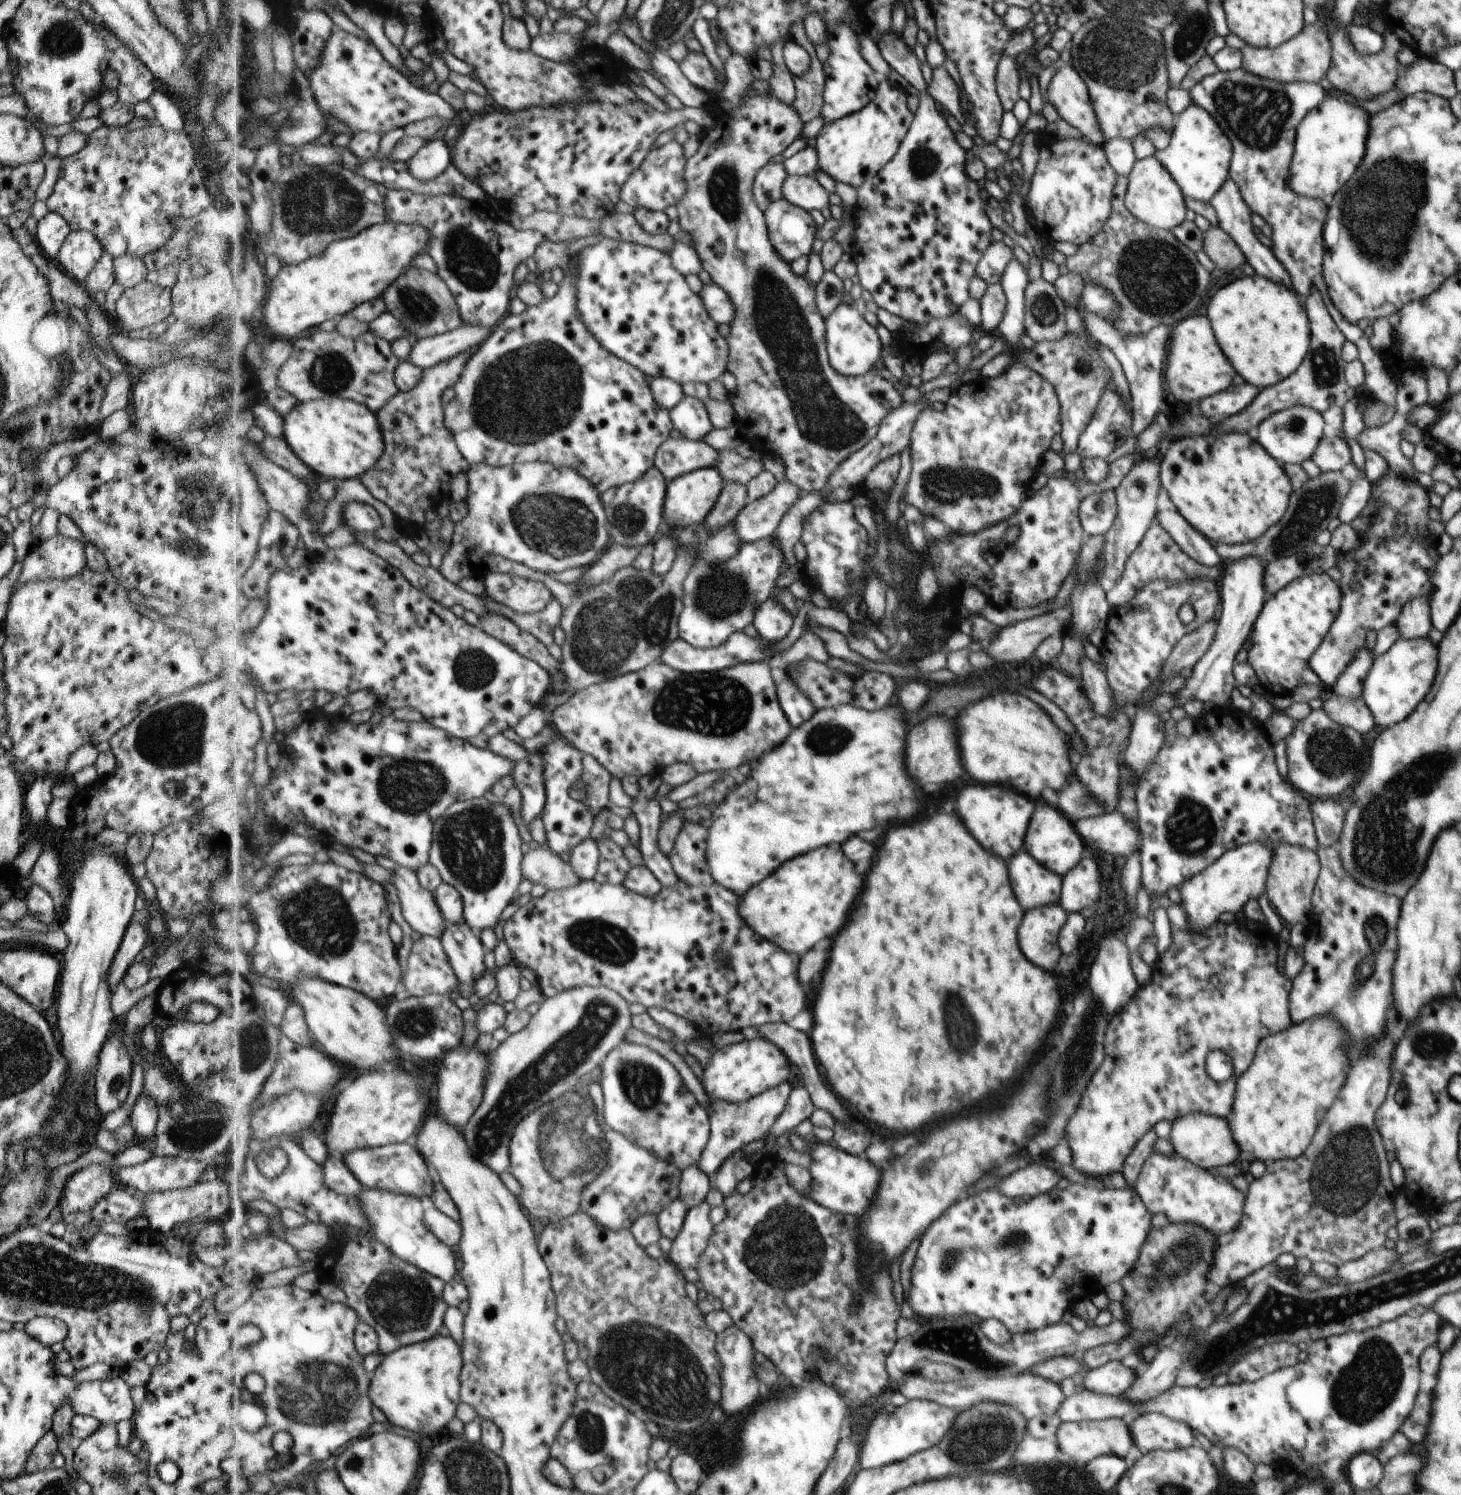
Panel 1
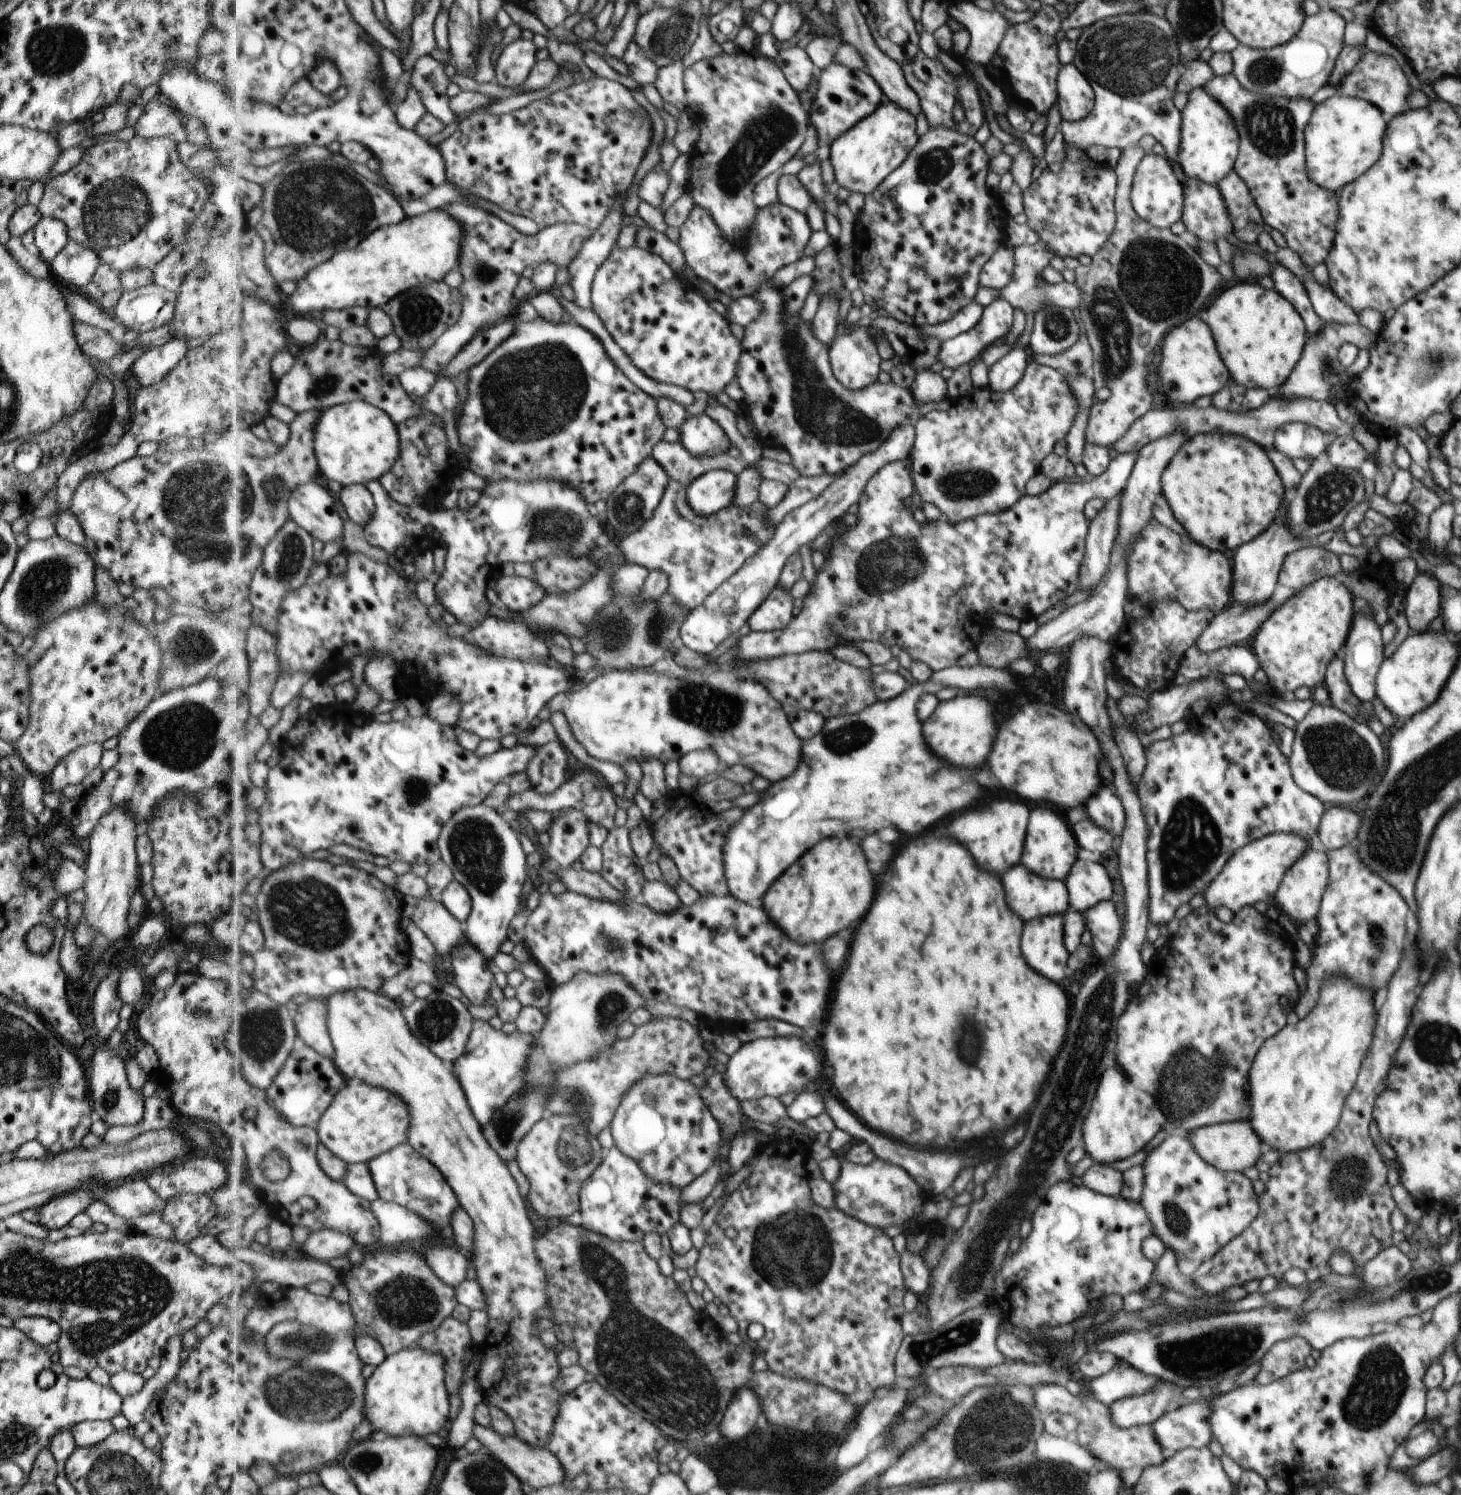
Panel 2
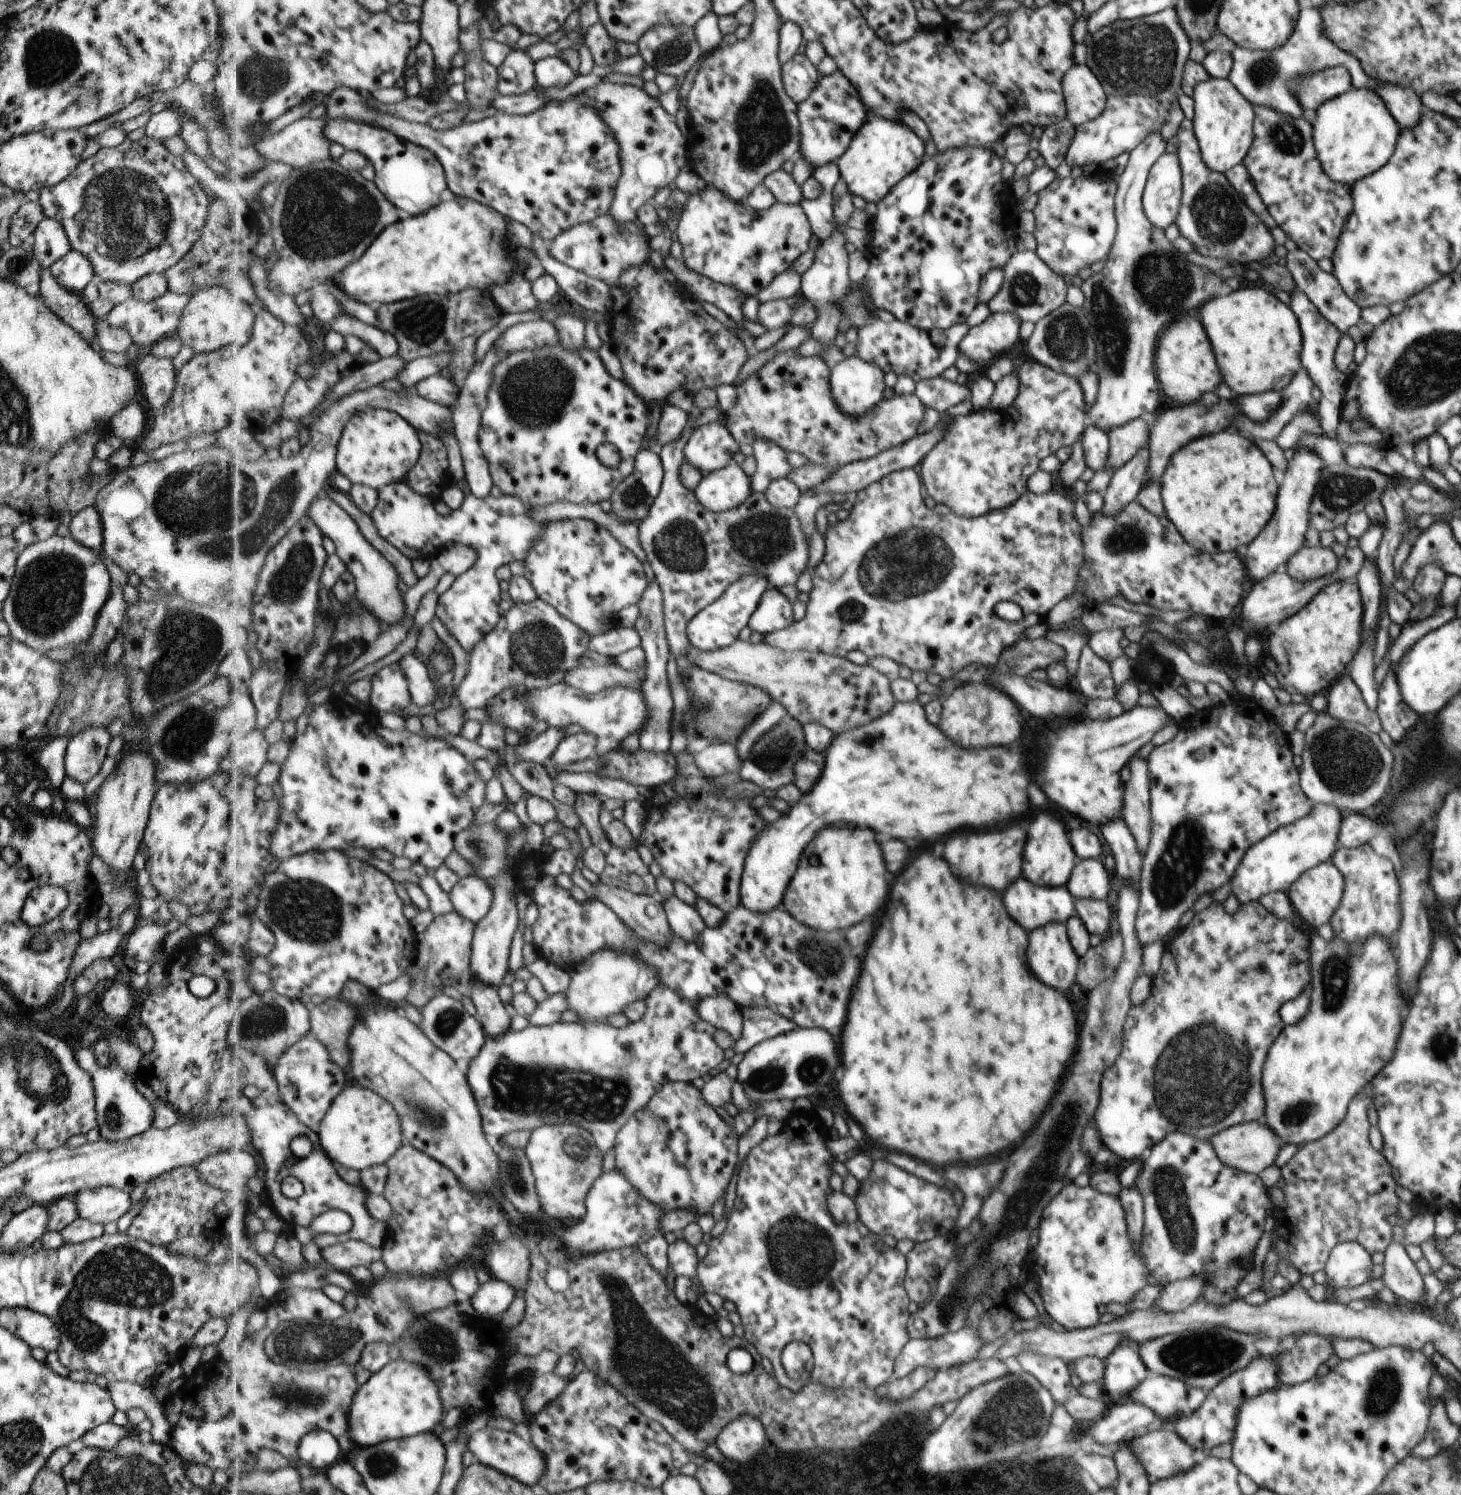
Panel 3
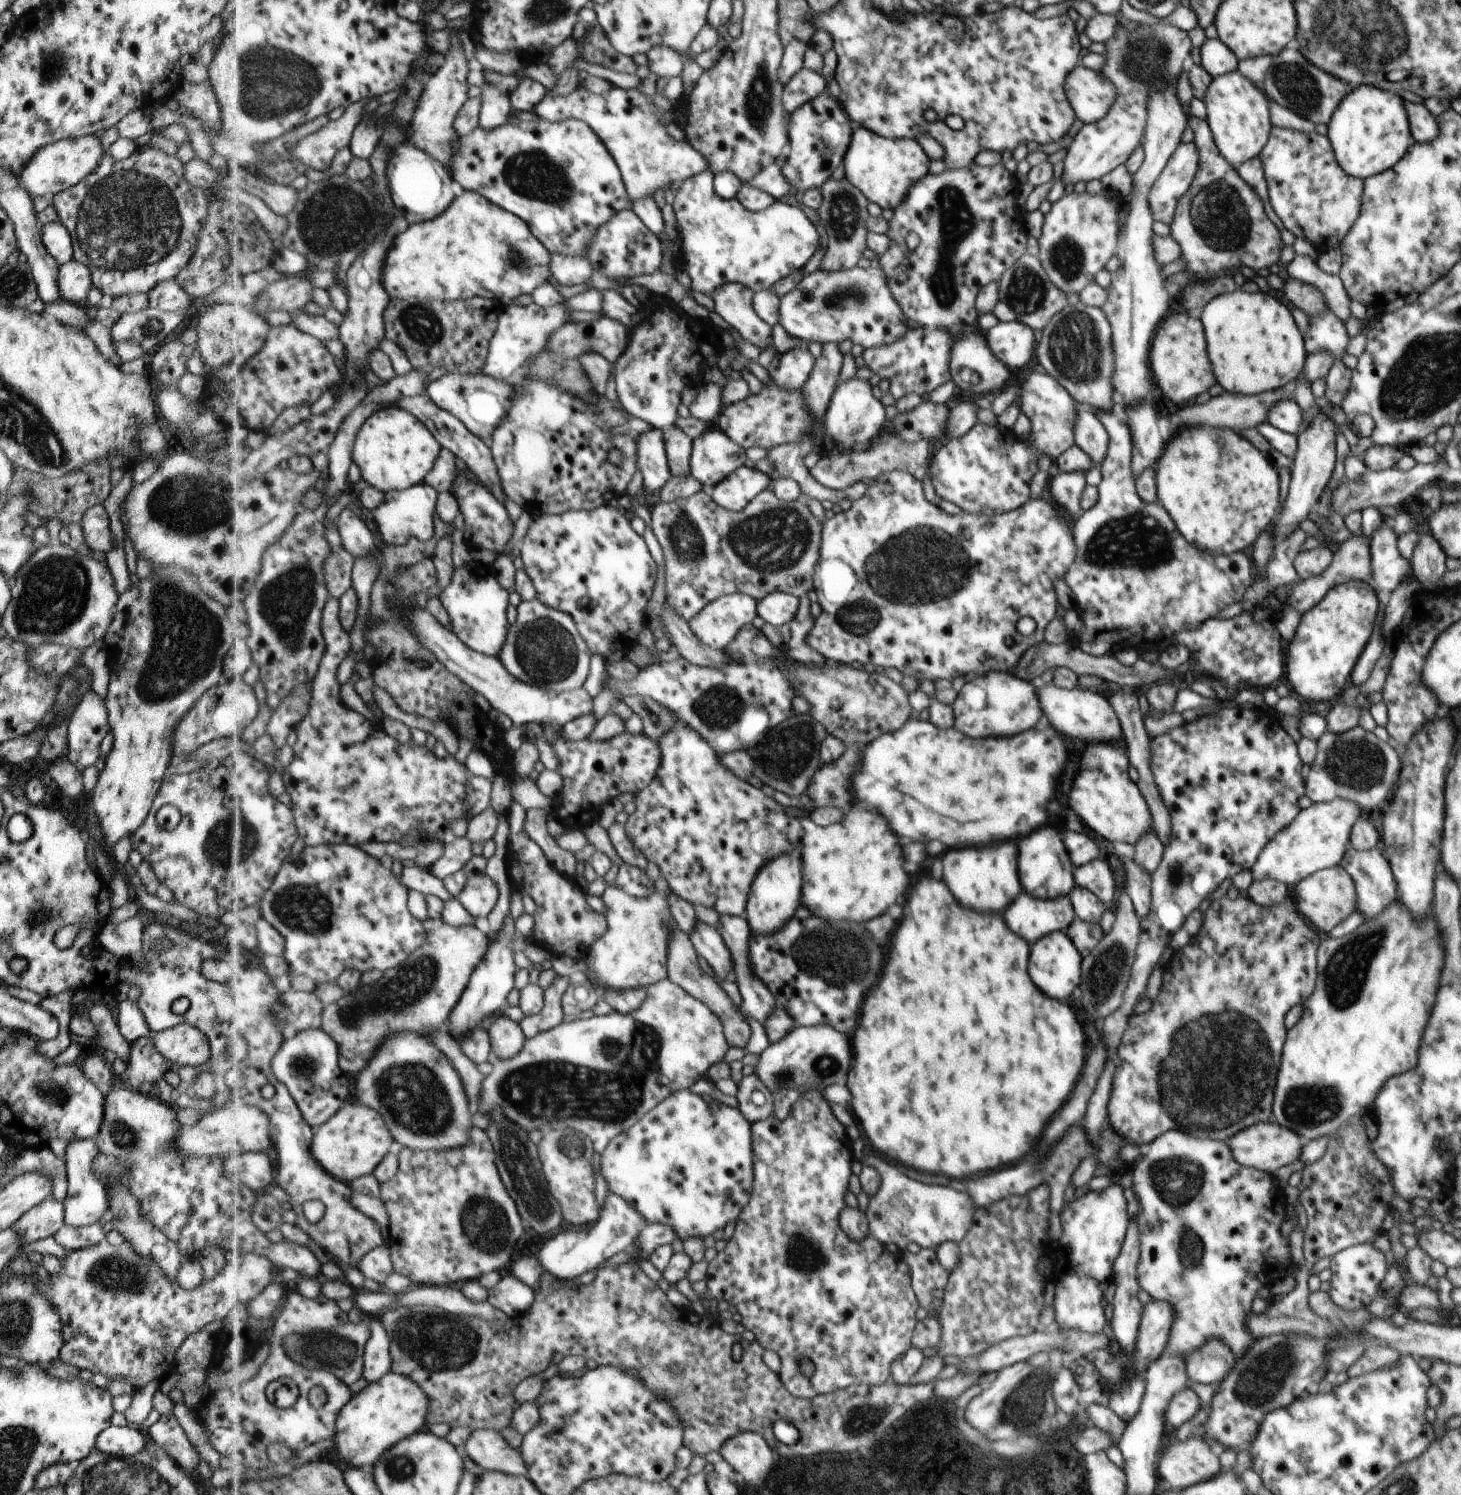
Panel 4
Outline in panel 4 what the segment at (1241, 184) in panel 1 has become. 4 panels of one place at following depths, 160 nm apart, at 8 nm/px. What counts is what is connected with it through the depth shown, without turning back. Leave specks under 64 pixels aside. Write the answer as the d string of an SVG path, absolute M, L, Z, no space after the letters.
M1272 126L1271 136L1258 154L1262 162L1264 179L1273 212L1296 238L1303 238L1313 246L1315 255L1337 249L1354 220L1359 216L1362 195L1362 178L1348 175L1336 161L1331 142L1326 136L1315 131L1302 133Z

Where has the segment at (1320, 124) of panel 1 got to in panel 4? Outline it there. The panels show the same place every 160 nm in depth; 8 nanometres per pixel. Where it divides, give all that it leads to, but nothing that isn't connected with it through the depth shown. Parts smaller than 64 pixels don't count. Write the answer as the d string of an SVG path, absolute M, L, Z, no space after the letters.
M1359 85L1338 102L1326 124L1326 137L1330 140L1336 161L1352 177L1373 177L1391 169L1405 154L1411 138L1411 122L1408 121L1404 100L1395 92Z

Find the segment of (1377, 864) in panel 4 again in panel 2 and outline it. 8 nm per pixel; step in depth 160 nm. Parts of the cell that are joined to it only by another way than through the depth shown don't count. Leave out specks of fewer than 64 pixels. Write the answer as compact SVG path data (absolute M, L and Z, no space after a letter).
M1355 843L1325 853L1329 862L1328 886L1314 918L1318 933L1306 965L1306 989L1296 1000L1293 1019L1305 1017L1314 1008L1325 977L1339 973L1364 987L1375 986L1377 990L1385 986L1399 964L1405 932L1409 930L1411 908L1395 888L1361 862Z

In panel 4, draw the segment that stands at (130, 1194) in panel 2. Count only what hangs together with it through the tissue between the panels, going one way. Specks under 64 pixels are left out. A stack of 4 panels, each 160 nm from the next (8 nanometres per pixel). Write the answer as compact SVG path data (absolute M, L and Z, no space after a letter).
M95 1136L91 1139L73 1139L65 1146L64 1166L67 1190L62 1200L63 1222L65 1225L73 1228L86 1227L97 1223L103 1217L103 1214L107 1214L108 1210L108 1198L103 1189L103 1184L101 1181L98 1181L98 1178L90 1169L91 1162L93 1162L97 1151L94 1138Z

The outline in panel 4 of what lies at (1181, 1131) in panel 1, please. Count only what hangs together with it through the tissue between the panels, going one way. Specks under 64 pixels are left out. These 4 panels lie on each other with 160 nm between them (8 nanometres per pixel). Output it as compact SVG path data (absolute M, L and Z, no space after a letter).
M1265 1121L1255 1123L1239 1133L1235 1133L1227 1144L1234 1159L1241 1166L1256 1168L1264 1173L1270 1173L1277 1166L1291 1164L1291 1162L1295 1162L1299 1158L1299 1152L1302 1152L1301 1141L1303 1140L1298 1137L1298 1134L1295 1134L1295 1131L1289 1130L1279 1123Z

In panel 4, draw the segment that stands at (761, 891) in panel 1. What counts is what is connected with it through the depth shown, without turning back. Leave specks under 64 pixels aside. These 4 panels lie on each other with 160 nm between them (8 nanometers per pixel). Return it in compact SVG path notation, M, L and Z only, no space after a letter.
M855 806L842 821L827 826L818 826L811 818L799 820L803 828L803 902L809 910L827 920L869 922L887 912L897 902L897 896L905 894L909 878L903 870L901 846L885 816Z

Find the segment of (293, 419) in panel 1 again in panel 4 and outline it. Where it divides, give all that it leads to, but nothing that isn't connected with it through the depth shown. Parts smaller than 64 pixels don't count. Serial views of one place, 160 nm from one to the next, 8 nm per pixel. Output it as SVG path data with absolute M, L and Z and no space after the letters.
M397 406L387 407L374 413L360 428L354 446L354 462L369 485L384 493L402 491L424 483L443 448L432 430L411 411Z

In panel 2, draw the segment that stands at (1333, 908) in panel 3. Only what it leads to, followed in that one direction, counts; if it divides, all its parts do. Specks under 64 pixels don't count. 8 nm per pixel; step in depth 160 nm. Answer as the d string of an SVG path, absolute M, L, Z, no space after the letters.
M1308 849L1284 874L1273 902L1282 916L1289 917L1296 925L1315 918L1320 909L1320 902L1327 890L1329 862L1326 853Z

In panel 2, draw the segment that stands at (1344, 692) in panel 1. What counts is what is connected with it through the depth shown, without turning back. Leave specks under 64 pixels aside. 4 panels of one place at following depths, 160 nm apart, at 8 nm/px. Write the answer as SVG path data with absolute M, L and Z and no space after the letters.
M1355 613L1353 628L1350 630L1350 636L1343 649L1341 659L1344 664L1344 674L1352 693L1362 702L1369 703L1376 696L1375 675L1381 661L1384 659L1382 654L1383 645L1379 633L1380 628L1374 621L1373 614Z

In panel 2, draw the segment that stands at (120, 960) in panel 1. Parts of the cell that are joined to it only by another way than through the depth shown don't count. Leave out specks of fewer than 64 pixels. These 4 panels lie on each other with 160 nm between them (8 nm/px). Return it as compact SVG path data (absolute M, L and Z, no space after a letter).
M113 969L97 984L94 992L93 1018L95 1018L95 1030L101 1040L107 1040L117 1026L117 1012L122 1005L116 993L116 980L119 973Z

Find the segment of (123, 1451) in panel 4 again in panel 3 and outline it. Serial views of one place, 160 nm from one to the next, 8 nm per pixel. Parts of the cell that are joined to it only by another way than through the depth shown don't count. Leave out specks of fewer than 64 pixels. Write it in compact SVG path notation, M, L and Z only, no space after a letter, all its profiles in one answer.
M107 1421L88 1430L78 1441L69 1445L67 1449L71 1454L81 1447L111 1450L129 1433L130 1429L121 1428L121 1426Z

